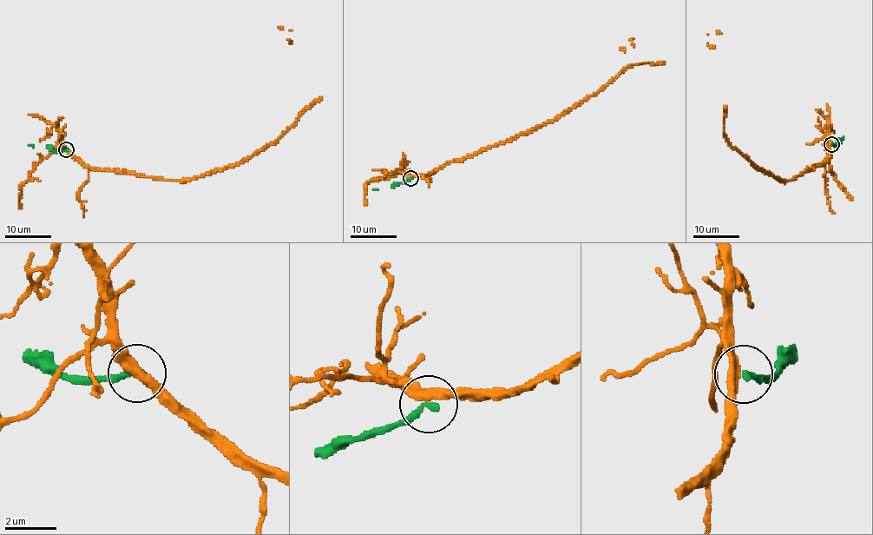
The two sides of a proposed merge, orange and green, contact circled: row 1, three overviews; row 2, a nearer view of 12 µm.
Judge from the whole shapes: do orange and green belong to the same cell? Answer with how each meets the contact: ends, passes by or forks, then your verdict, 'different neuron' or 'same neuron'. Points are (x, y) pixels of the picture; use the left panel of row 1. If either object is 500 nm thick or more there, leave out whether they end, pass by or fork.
orange passes by; green ends there; different neuron

